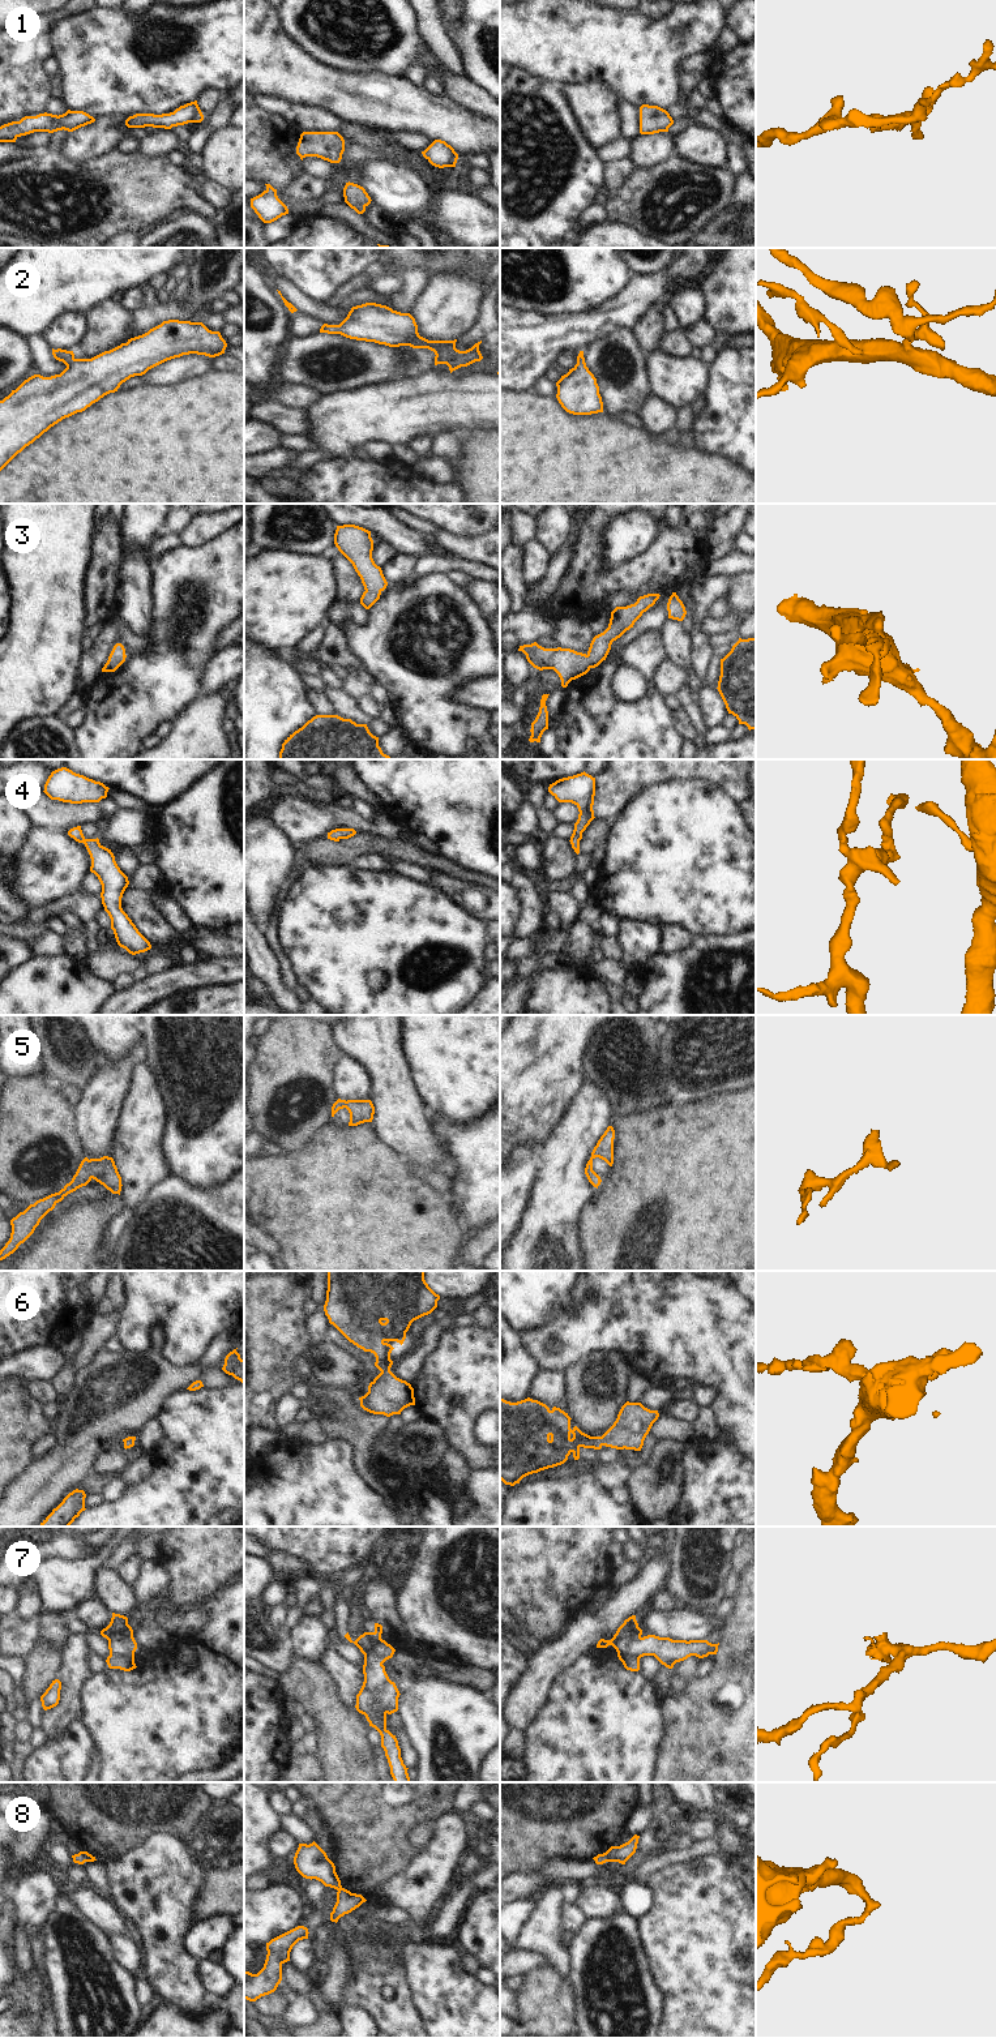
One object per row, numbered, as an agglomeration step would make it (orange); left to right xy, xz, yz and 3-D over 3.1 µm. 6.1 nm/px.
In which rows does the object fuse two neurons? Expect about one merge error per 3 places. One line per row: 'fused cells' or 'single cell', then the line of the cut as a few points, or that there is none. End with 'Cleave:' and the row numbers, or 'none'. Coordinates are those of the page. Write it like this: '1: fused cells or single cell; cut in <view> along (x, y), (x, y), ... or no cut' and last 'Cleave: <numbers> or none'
1: single cell; no cut
2: single cell; no cut
3: single cell; no cut
4: single cell; no cut
5: single cell; no cut
6: single cell; no cut
7: fused cells; cut in yz along (640, 1636), (628, 1647), (638, 1658)
8: fused cells; cut in yz along (603, 1853), (607, 1861)
Cleave: 7, 8

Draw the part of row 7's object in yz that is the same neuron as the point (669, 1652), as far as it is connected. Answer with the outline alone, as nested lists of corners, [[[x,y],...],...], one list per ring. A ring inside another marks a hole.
[[[647,1635],[640,1637],[628,1649],[633,1650],[638,1658],[644,1656],[654,1656],[662,1665],[672,1669],[676,1662],[684,1661],[691,1656],[698,1658],[717,1654],[718,1644],[711,1644],[708,1640],[672,1640],[670,1637],[659,1637]]]

